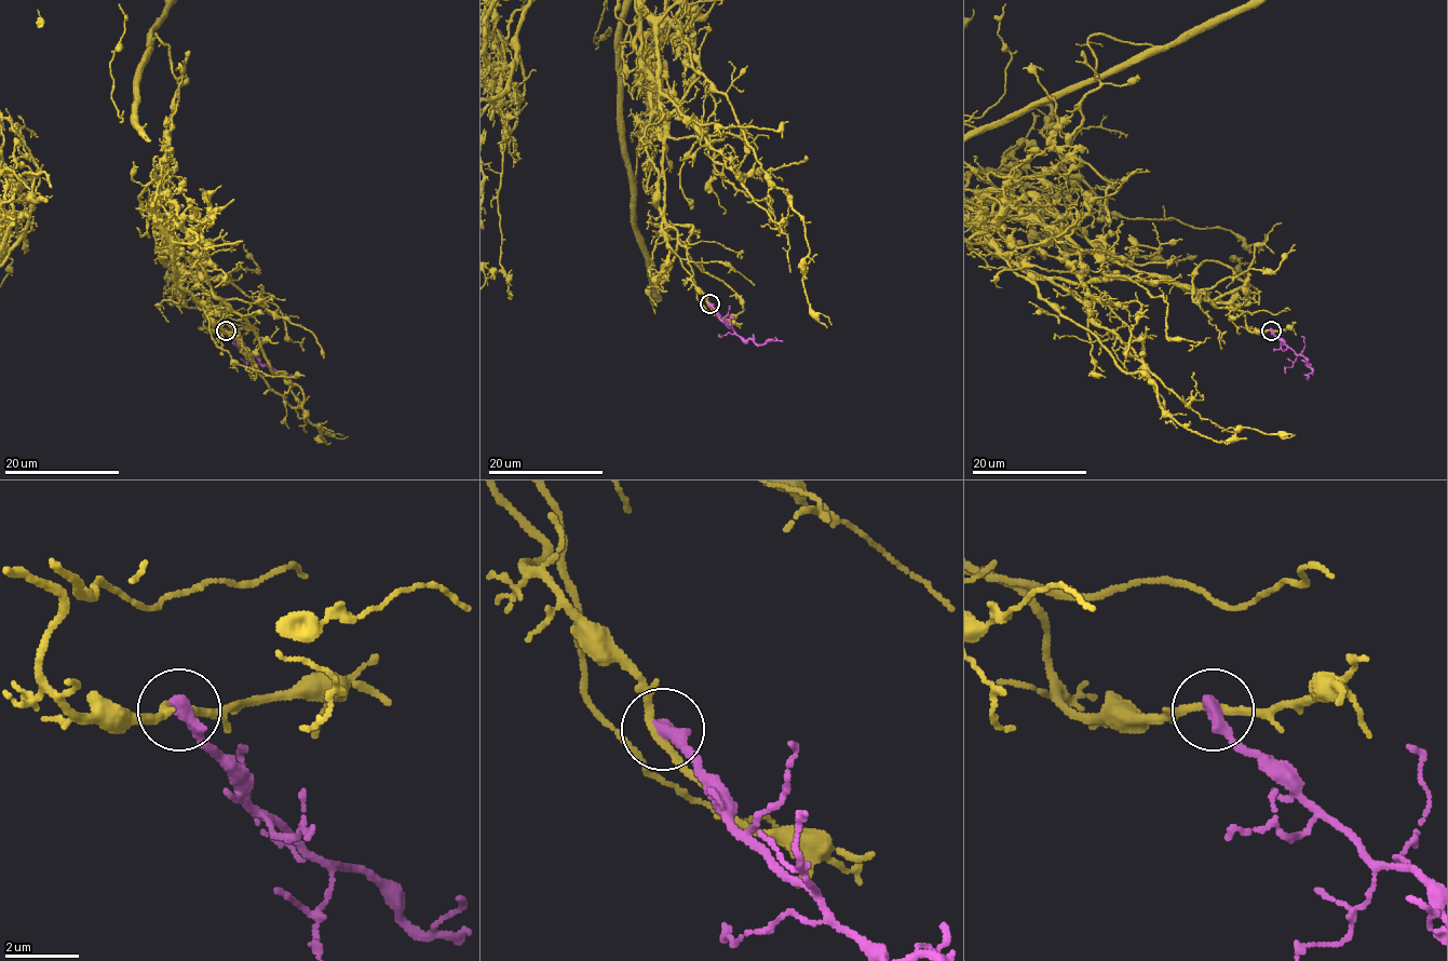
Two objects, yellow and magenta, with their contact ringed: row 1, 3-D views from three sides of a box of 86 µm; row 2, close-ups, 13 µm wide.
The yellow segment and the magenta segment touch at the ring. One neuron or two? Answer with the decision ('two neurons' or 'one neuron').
two neurons

